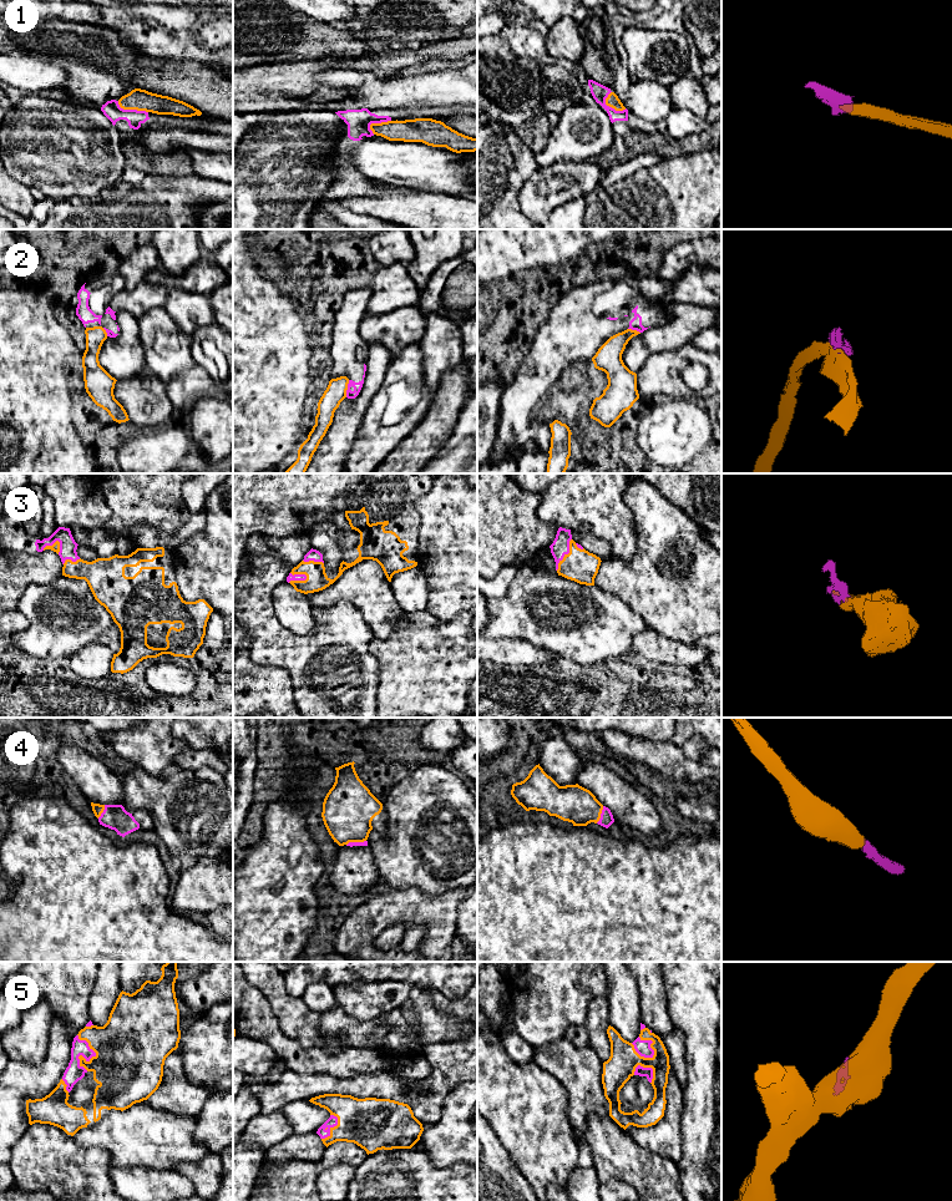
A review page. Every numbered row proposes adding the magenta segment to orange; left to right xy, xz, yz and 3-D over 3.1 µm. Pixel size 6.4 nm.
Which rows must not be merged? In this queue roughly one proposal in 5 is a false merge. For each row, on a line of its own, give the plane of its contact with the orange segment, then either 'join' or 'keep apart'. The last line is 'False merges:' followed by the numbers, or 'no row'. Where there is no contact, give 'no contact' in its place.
1: contact in xy; join
2: contact in xz; keep apart
3: contact in xz; join
4: contact in yz; join
5: contact in xy; join
False merges: 2

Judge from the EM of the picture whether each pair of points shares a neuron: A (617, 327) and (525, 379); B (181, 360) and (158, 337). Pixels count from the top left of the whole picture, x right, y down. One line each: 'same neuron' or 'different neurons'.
A: same neuron
B: same neuron

